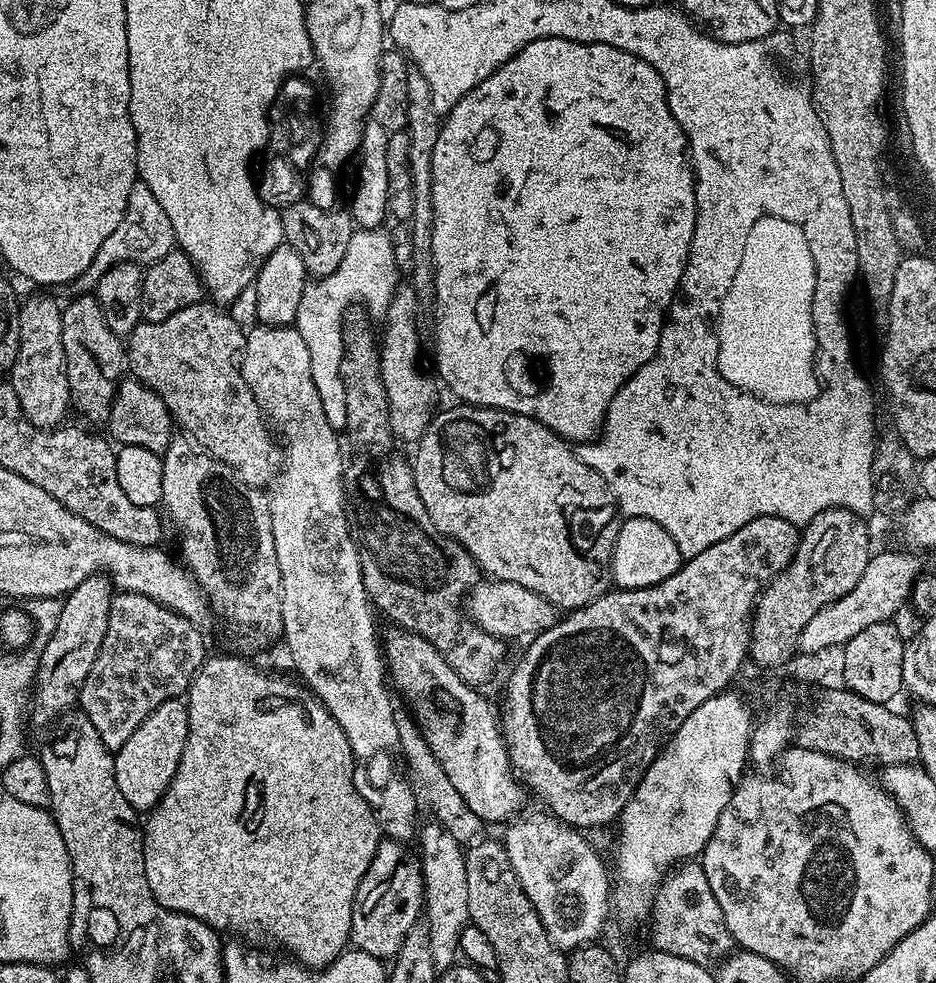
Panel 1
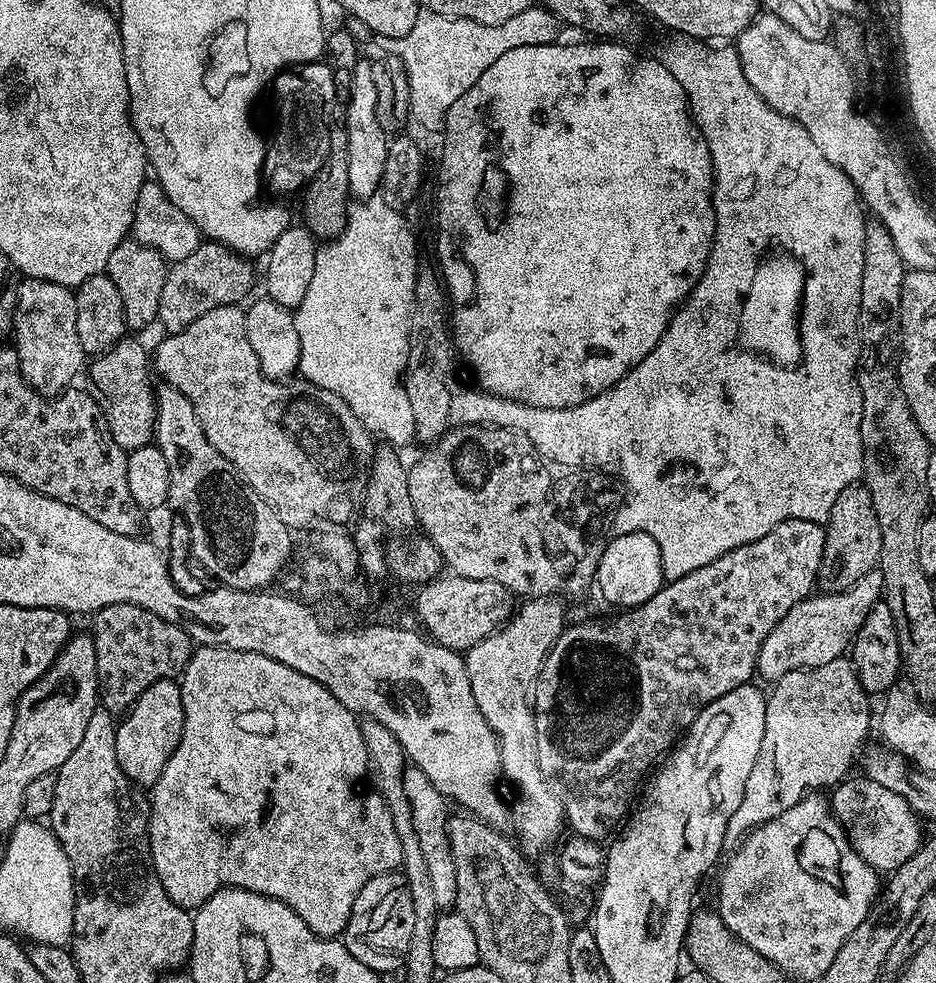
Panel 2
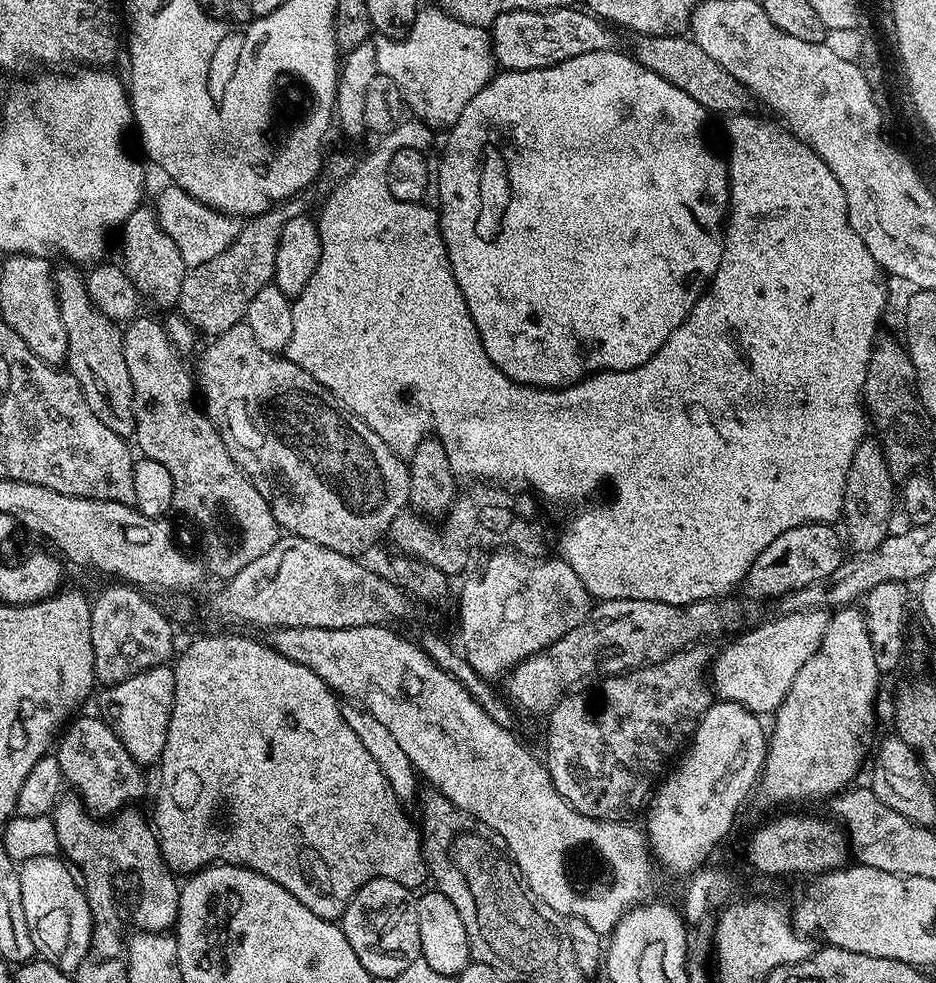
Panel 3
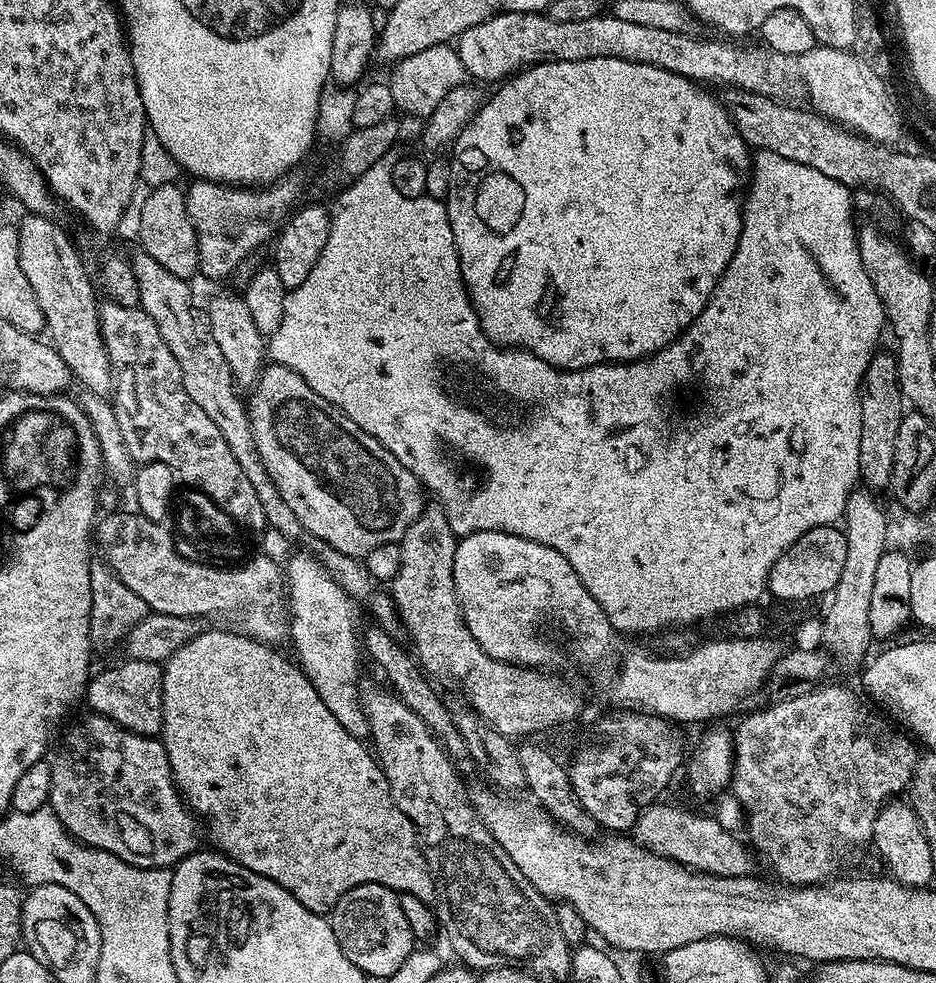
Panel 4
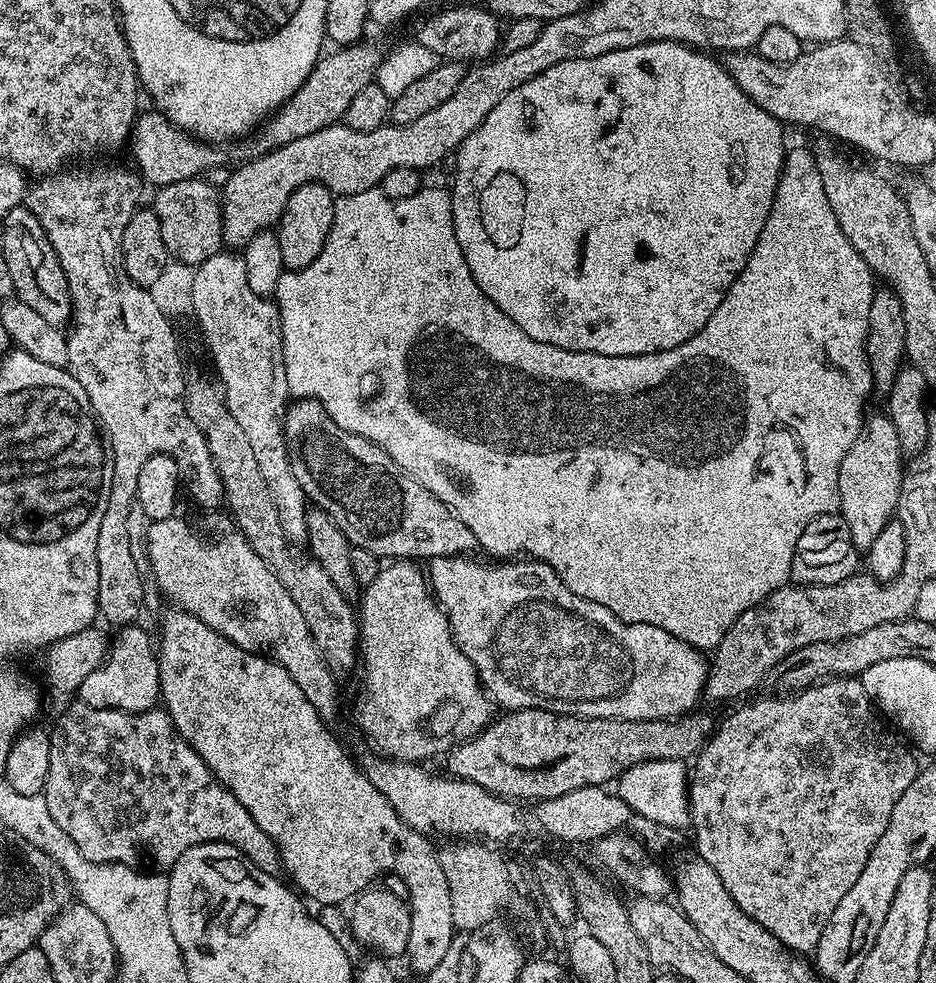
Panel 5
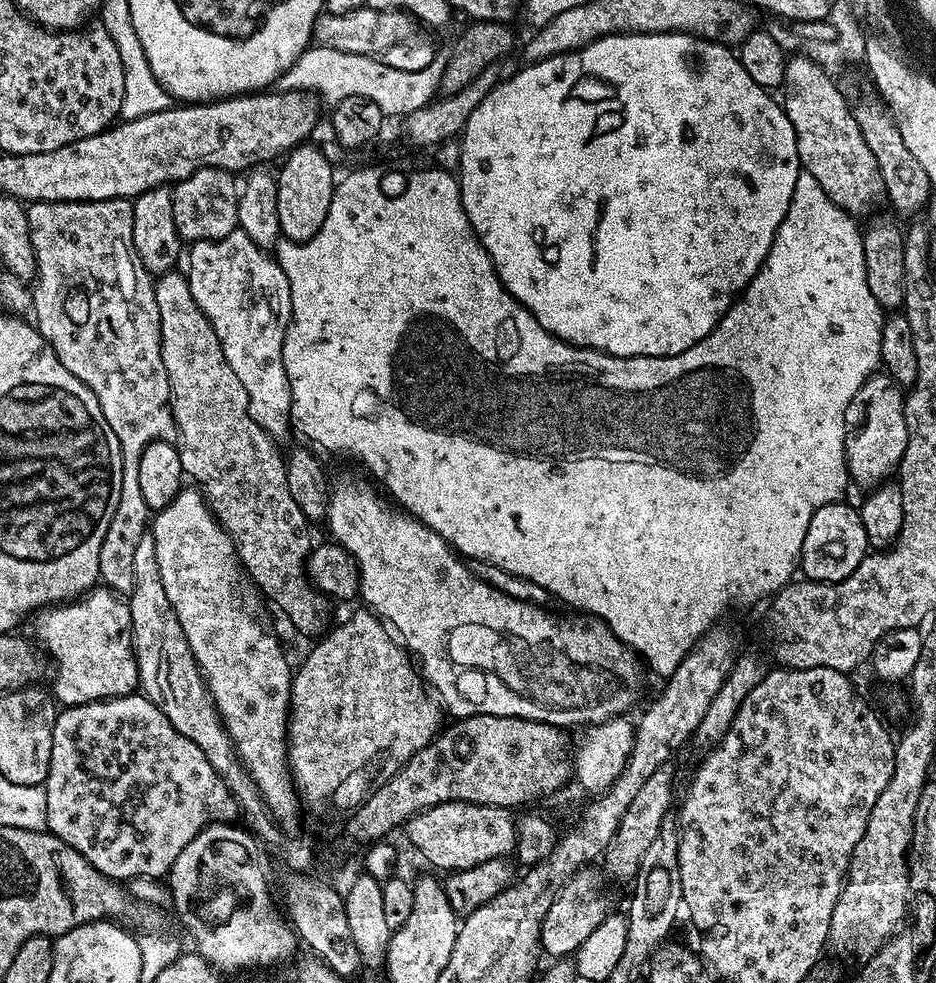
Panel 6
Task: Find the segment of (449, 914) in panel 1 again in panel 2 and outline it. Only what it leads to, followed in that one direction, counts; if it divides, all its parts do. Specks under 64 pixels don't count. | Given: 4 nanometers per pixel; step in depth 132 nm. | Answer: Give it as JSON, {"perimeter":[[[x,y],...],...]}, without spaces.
{"perimeter":[[[414,766],[405,767],[402,790],[406,792],[406,802],[410,804],[410,818],[414,820],[414,834],[418,836],[418,847],[422,858],[426,858],[426,874],[430,874],[430,886],[434,890],[437,909],[448,910],[456,903],[458,894],[458,870],[454,870],[454,854],[450,850],[448,821],[450,819],[449,801],[444,799],[438,786]]]}

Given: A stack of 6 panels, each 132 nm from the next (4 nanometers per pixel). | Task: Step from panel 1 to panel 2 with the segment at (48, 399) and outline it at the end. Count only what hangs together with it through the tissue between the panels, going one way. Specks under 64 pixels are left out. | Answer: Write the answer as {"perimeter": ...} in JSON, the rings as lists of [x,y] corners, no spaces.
{"perimeter":[[[21,279],[16,290],[12,332],[14,340],[16,336],[14,347],[22,374],[38,395],[58,396],[75,381],[72,379],[79,372],[81,375],[86,353],[82,350],[82,342],[78,342],[78,314],[73,289],[45,280]]]}

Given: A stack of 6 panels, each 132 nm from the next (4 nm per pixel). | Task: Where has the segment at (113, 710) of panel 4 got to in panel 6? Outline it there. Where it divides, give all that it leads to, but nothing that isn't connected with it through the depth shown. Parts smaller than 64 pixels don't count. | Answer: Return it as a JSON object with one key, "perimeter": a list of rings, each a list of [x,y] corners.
{"perimeter":[[[97,586],[75,602],[42,608],[31,617],[31,624],[33,634],[40,636],[56,662],[56,677],[52,680],[50,692],[57,705],[113,700],[133,695],[139,689],[130,610],[112,589]]]}

